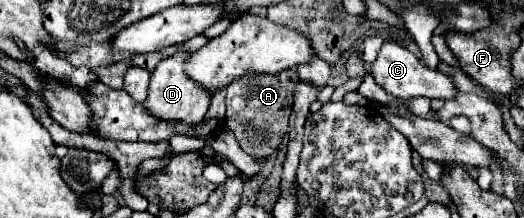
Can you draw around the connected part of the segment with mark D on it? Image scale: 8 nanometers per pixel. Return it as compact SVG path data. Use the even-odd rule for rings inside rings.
M175 53L173 57L161 61L157 69L151 73L151 85L149 85L149 95L147 101L143 101L143 107L157 119L171 121L171 123L185 123L185 125L197 125L203 121L211 97L203 87L193 83L185 75L185 59L189 53Z

